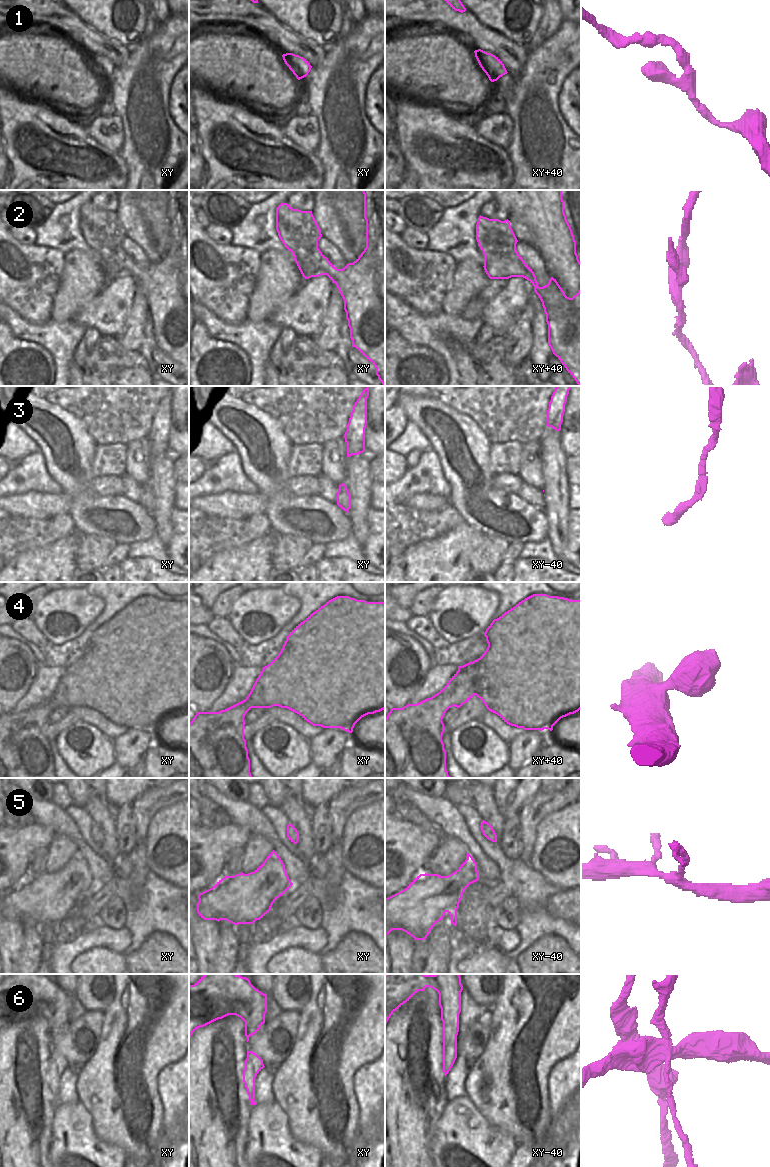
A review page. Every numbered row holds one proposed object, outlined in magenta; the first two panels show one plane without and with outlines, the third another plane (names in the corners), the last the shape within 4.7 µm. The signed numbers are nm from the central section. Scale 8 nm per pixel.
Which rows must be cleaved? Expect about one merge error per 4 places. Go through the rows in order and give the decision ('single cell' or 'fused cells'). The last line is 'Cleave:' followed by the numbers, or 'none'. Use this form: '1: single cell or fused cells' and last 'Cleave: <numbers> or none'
1: single cell
2: single cell
3: single cell
4: single cell
5: single cell
6: fused cells
Cleave: 6

